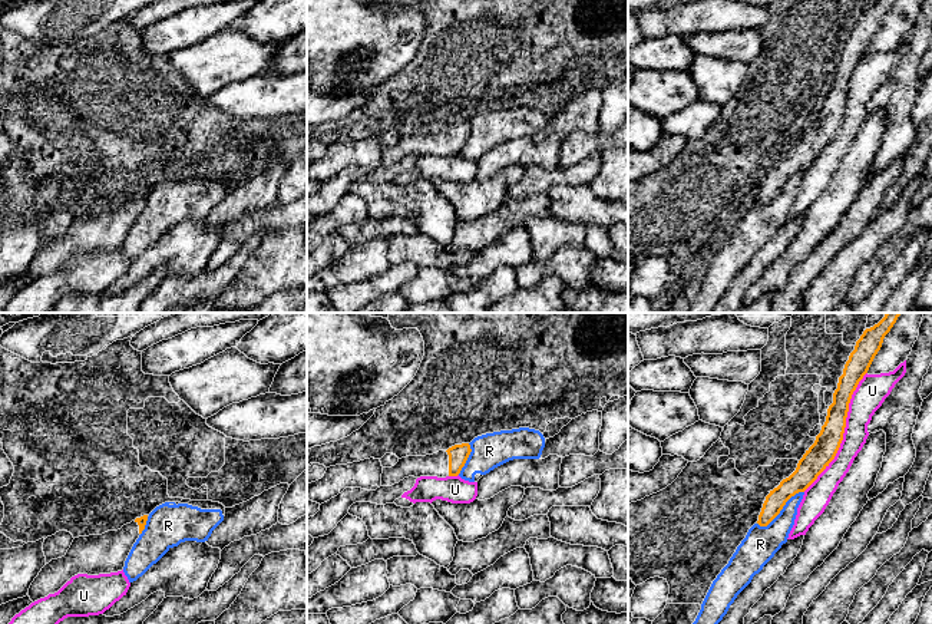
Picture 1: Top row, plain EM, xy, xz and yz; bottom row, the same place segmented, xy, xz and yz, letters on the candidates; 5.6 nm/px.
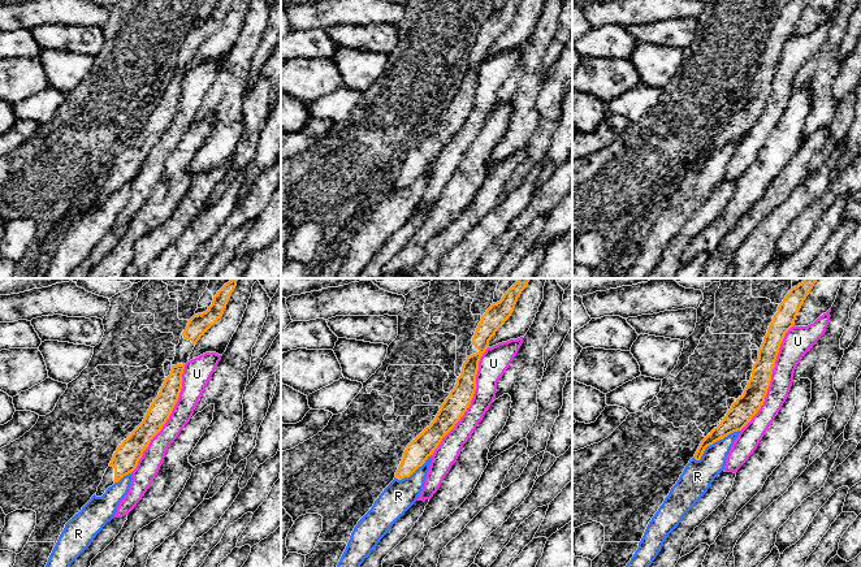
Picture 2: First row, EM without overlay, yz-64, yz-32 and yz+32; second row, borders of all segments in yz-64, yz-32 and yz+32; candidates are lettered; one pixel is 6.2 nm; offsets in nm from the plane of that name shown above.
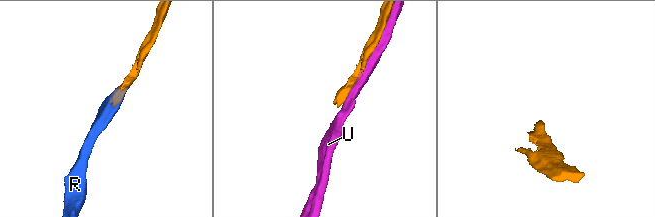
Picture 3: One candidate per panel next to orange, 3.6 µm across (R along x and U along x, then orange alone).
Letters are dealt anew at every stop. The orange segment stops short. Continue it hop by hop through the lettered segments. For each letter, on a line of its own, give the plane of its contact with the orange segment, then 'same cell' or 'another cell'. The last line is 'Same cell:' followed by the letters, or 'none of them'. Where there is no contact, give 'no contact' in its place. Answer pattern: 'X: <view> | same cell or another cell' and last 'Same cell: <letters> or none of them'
R: yz | another cell
U: yz | another cell
Same cell: none of them

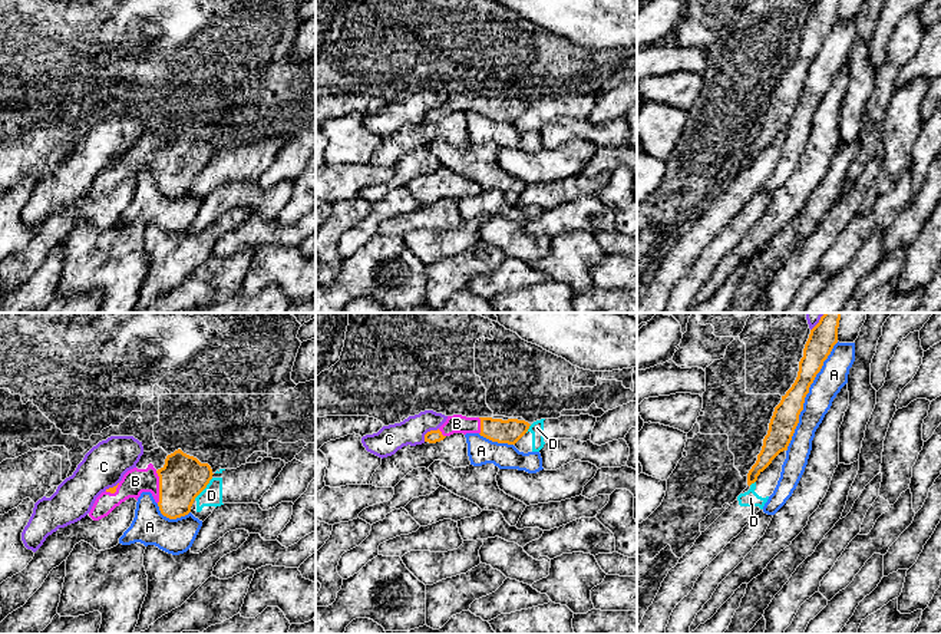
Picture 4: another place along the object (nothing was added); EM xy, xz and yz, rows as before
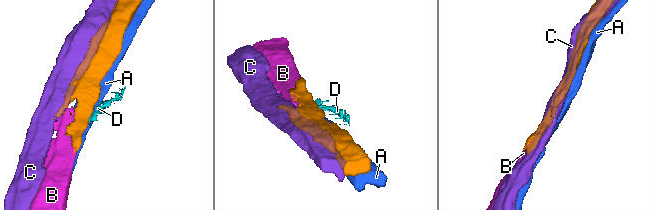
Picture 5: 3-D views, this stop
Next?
A: yz | another cell
B: xy | same cell
C: xz | another cell
D: xy | another cell
Same cell: B

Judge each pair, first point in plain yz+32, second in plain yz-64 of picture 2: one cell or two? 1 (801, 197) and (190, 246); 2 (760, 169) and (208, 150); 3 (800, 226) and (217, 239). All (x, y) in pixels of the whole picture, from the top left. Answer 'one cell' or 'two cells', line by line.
1: one cell
2: two cells
3: one cell

